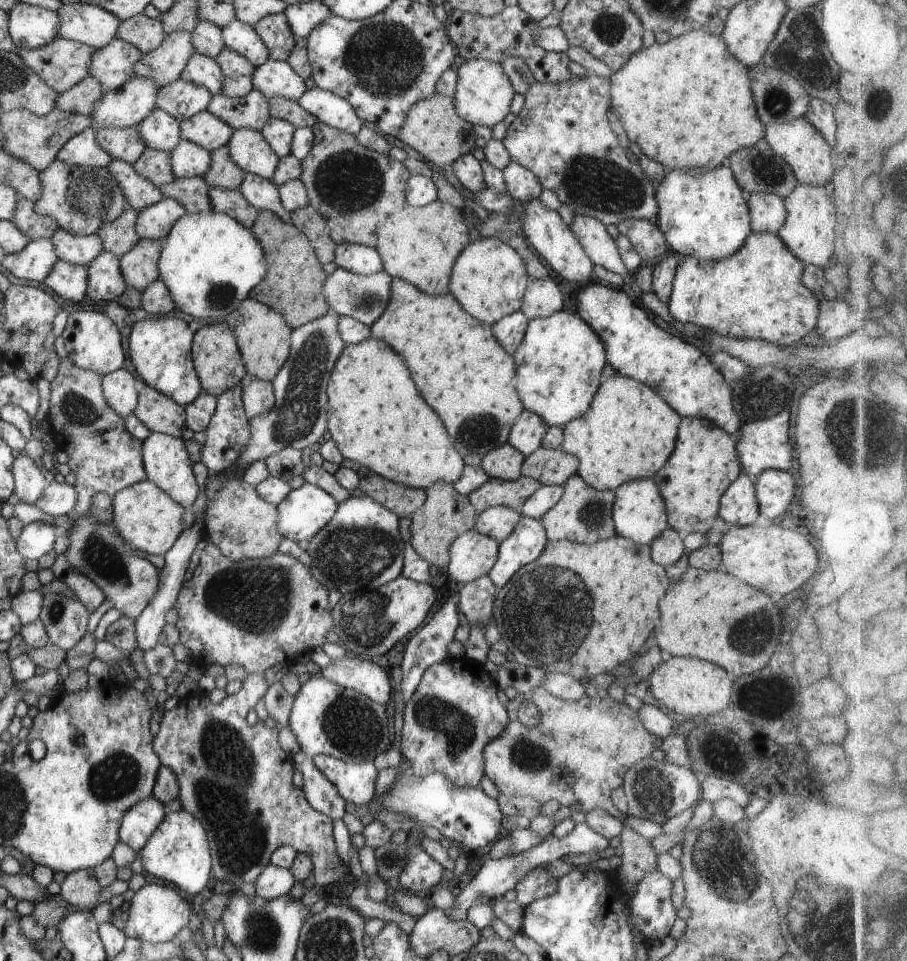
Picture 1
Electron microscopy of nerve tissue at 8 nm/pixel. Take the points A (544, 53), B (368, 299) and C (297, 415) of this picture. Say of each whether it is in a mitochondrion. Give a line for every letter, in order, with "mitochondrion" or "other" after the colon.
A: other
B: mitochondrion
C: mitochondrion

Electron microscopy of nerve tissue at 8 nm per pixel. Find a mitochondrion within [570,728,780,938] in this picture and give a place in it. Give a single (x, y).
(718, 857)

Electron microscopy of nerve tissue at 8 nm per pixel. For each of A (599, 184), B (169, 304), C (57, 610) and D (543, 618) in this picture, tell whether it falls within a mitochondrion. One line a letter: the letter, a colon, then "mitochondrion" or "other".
A: mitochondrion
B: other
C: mitochondrion
D: mitochondrion

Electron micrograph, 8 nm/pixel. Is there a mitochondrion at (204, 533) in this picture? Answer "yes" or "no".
no

